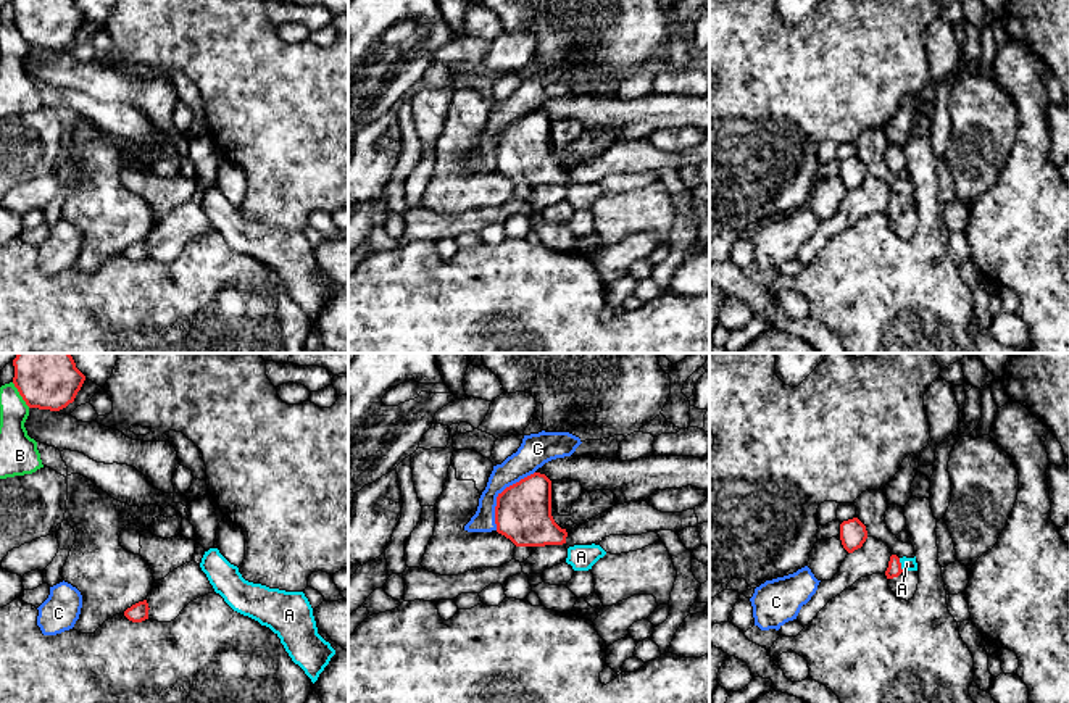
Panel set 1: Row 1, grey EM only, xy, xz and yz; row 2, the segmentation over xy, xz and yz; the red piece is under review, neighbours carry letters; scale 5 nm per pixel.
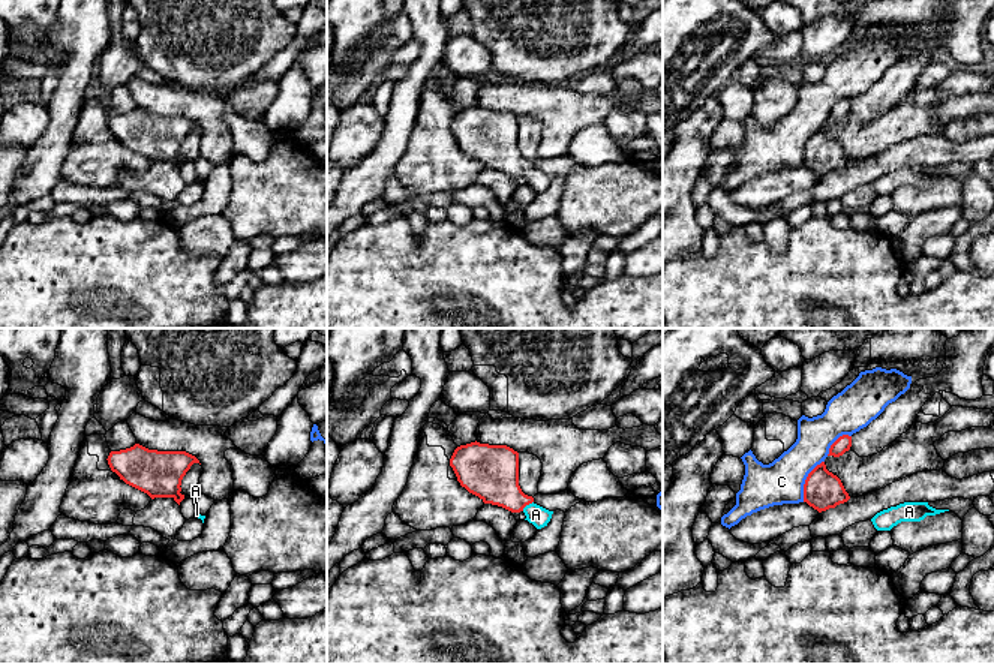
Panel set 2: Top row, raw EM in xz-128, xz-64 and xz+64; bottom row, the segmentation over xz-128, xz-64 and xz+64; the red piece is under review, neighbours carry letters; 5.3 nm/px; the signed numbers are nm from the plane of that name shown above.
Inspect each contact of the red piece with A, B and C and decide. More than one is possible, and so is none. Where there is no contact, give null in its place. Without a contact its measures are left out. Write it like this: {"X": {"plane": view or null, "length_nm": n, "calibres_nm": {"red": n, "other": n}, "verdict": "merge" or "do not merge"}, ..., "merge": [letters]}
{"A": {"plane": "yz", "length_nm": 70, "calibres_nm": {"red": 70, "other": 60}, "verdict": "merge"}, "B": {"plane": "xy", "length_nm": 160, "calibres_nm": {"red": 240, "other": 160}, "verdict": "do not merge"}, "C": {"plane": "xz", "length_nm": 360, "calibres_nm": {"red": 280, "other": 140}, "verdict": "do not merge"}, "merge": ["A"]}

